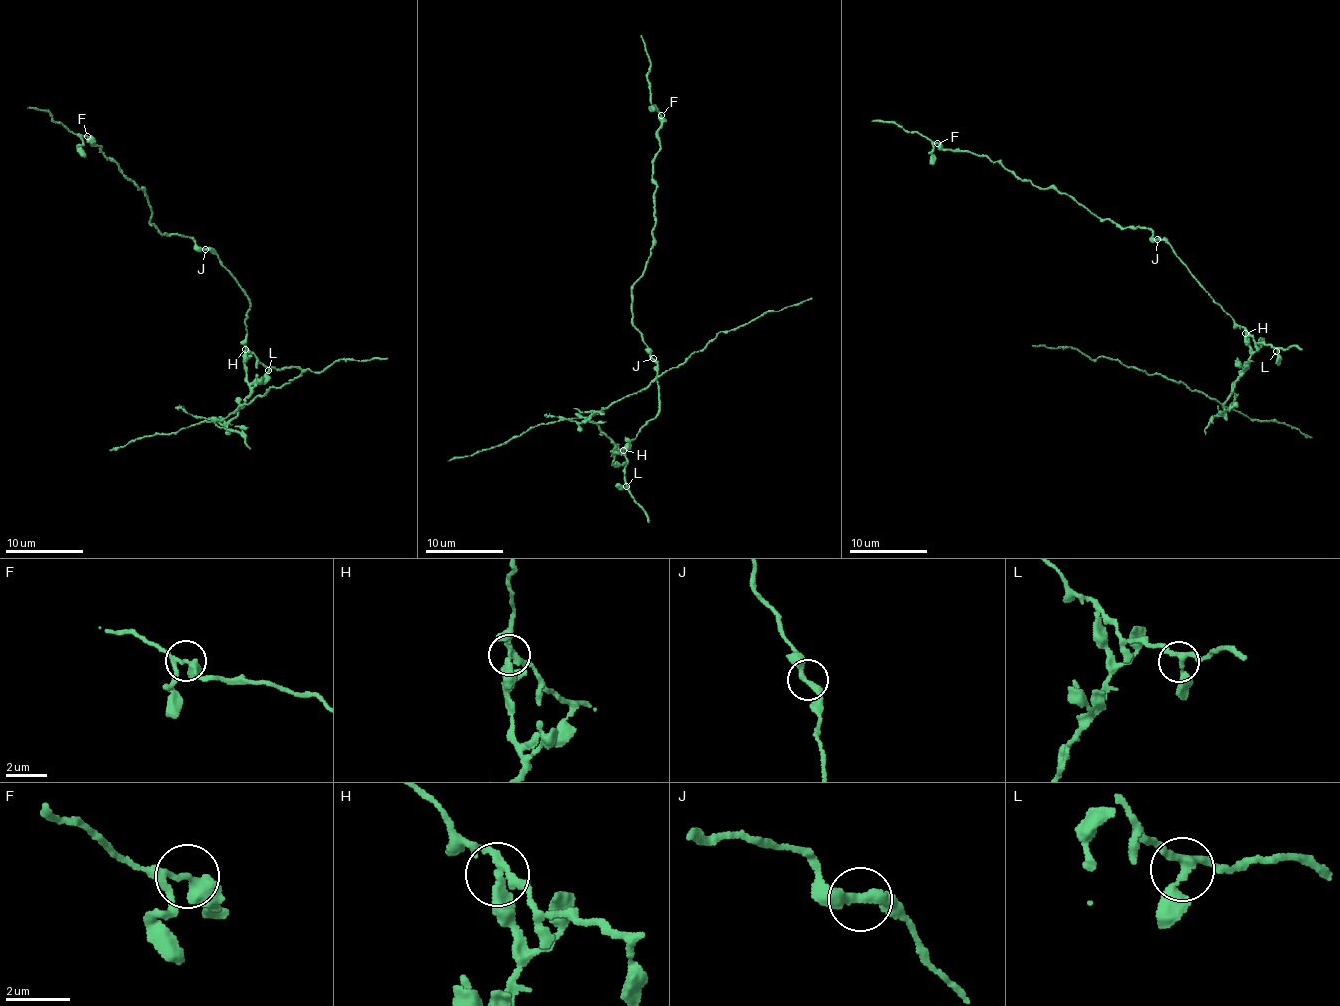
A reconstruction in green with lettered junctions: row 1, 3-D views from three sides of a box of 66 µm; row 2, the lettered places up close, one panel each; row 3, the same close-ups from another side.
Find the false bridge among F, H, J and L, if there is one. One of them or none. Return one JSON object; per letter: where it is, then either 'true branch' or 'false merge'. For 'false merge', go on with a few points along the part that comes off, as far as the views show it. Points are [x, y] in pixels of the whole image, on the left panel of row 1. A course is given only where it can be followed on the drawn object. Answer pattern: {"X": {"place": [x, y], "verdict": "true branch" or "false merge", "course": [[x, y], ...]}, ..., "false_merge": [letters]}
{"F": {"place": [87, 136], "verdict": "true branch"}, "H": {"place": [245, 349], "verdict": "false merge", "course": [[246, 349], [250, 393], [229, 419], [308, 369], [388, 357]]}, "J": {"place": [205, 249], "verdict": "true branch"}, "L": {"place": [268, 370], "verdict": "true branch"}, "false_merge": ["H"]}

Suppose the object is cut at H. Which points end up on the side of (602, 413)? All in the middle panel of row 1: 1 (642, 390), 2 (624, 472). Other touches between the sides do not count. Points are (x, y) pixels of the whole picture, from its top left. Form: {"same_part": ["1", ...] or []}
{"same_part": ["1"]}

